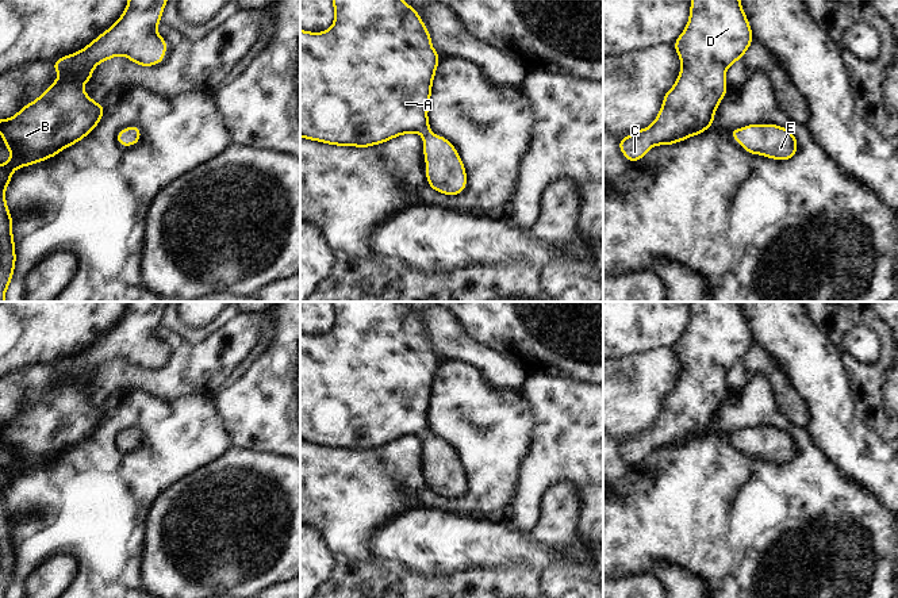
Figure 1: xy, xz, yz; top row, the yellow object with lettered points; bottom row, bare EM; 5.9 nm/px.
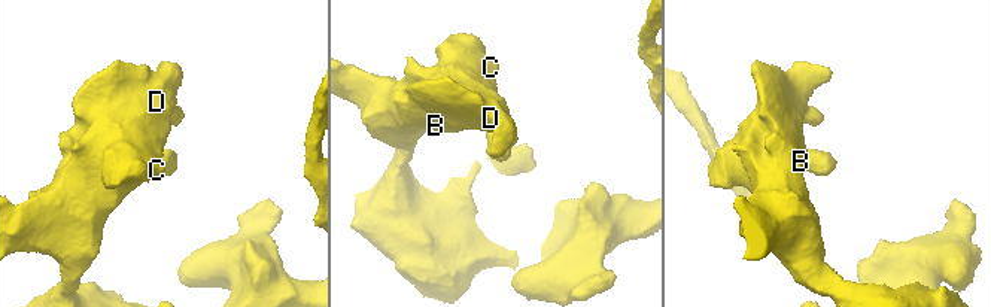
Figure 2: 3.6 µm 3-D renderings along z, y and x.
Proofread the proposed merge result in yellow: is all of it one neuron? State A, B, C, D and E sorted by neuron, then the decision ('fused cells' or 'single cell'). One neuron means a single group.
A B C D E; single cell

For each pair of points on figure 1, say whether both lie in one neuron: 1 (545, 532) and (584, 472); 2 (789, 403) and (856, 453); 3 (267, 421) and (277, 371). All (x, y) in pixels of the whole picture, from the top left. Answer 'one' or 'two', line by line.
1: two
2: two
3: one

